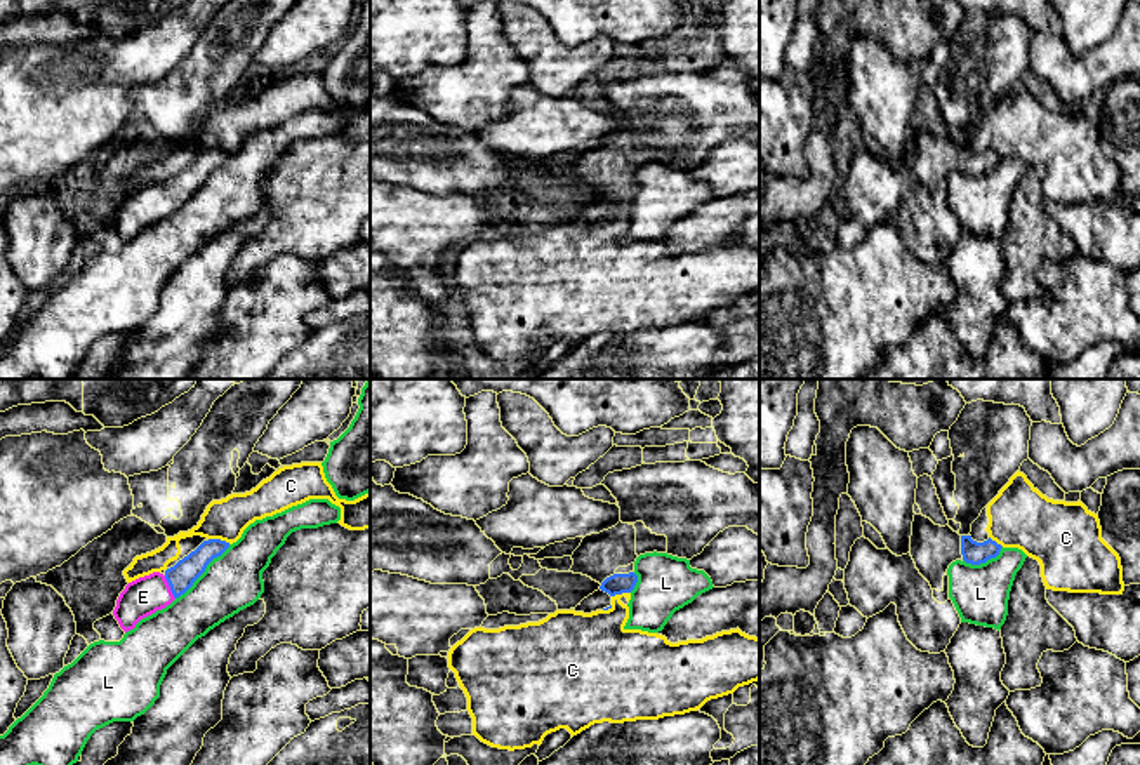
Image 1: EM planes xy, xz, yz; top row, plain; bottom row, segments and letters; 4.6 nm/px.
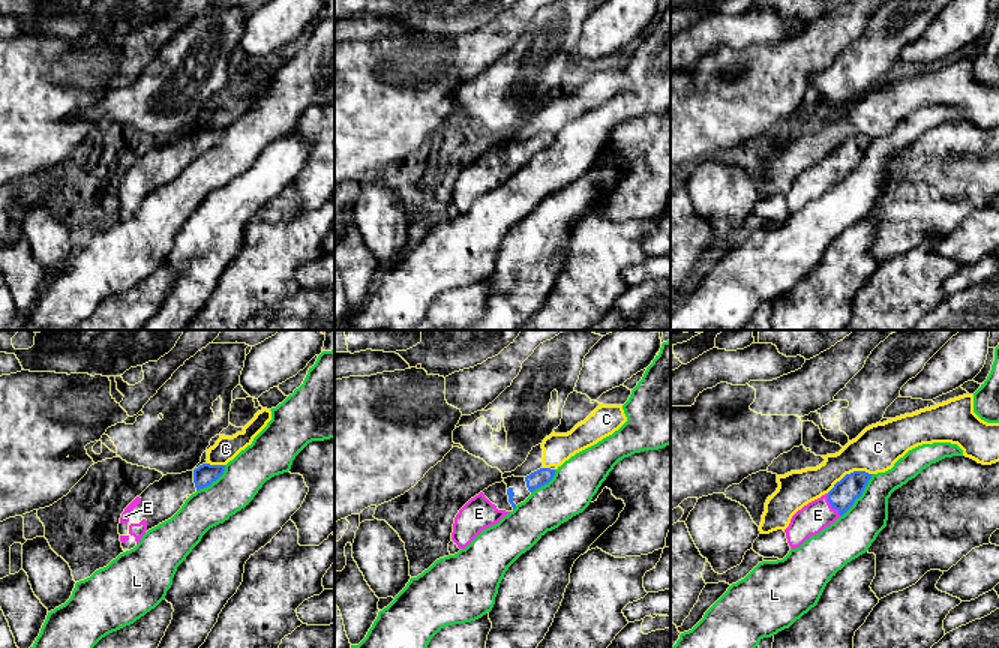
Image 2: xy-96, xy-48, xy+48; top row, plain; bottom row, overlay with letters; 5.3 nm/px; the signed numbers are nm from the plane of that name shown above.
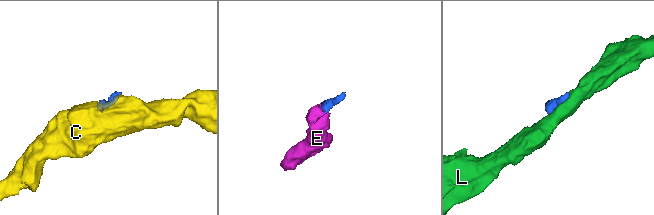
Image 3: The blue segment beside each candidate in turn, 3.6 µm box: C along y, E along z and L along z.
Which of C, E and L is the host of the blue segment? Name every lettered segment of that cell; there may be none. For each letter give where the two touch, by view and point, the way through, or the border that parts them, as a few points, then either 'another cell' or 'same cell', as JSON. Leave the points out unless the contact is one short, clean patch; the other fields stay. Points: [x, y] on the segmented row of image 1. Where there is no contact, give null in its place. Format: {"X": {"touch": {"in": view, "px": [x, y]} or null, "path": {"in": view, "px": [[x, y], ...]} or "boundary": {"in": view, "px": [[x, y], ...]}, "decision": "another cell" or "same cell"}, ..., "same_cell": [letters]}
{"C": {"touch": {"in": "xy", "px": [219, 539]}, "boundary": {"in": "xy", "px": [[209, 538], [230, 543]]}, "decision": "another cell"}, "E": {"touch": {"in": "xy", "px": [171, 588]}, "decision": "same cell"}, "L": {"touch": {"in": "xy", "px": [204, 571]}, "decision": "another cell"}, "same_cell": ["E"]}

